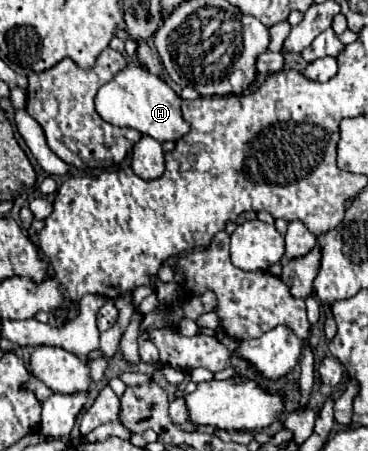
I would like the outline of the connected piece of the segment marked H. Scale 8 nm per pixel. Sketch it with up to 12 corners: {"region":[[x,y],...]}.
{"region":[[129,64],[95,98],[109,124],[157,142],[189,132],[181,98]]}

